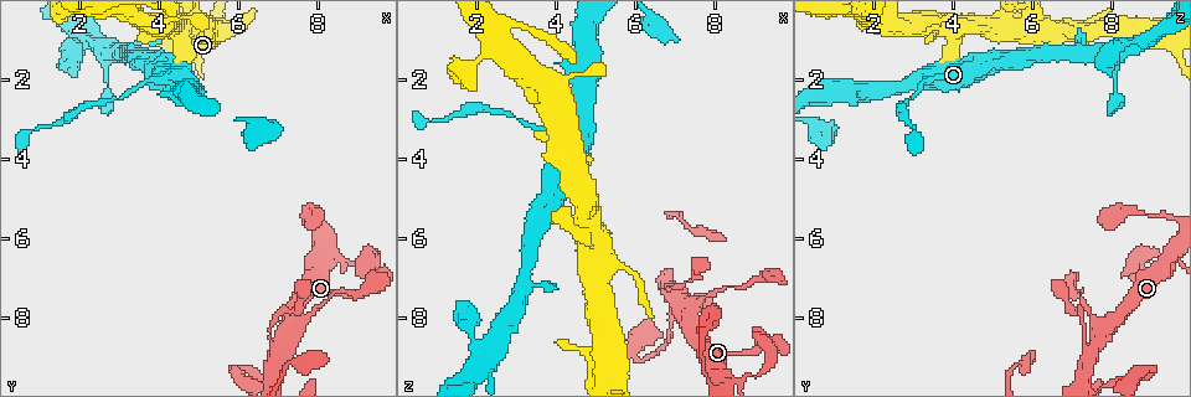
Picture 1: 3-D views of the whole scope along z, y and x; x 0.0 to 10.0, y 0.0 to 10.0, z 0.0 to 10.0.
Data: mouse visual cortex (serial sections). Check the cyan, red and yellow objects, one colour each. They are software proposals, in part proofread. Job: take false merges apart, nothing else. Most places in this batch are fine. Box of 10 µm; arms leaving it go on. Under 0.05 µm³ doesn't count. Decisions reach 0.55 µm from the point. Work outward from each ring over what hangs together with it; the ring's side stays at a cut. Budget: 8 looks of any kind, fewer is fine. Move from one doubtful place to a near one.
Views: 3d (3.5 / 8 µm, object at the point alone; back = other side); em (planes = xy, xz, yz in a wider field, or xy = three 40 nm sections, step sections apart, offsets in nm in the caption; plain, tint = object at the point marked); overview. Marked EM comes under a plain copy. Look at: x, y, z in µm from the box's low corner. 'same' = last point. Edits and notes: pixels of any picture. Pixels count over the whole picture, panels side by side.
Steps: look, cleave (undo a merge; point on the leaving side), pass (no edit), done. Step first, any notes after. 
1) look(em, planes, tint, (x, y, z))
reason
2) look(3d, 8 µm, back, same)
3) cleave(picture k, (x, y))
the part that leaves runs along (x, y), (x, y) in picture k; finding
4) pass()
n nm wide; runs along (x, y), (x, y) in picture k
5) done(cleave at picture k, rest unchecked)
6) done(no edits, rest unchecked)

look(3d, 3.5 µm, (9.35, 6.75, 8.65))
calibre changes

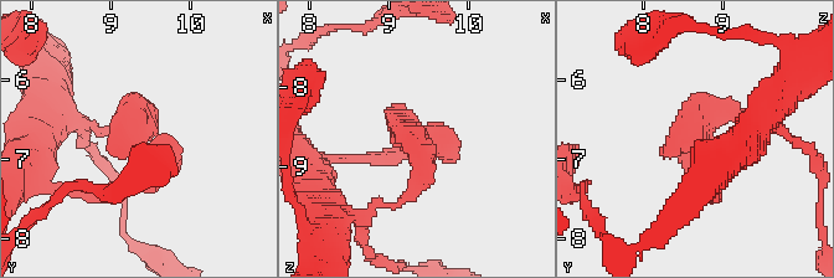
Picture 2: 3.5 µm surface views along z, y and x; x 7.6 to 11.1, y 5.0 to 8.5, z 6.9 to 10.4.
look(em, xy, step 5, tint, (9.35, 6.65, 8.70))

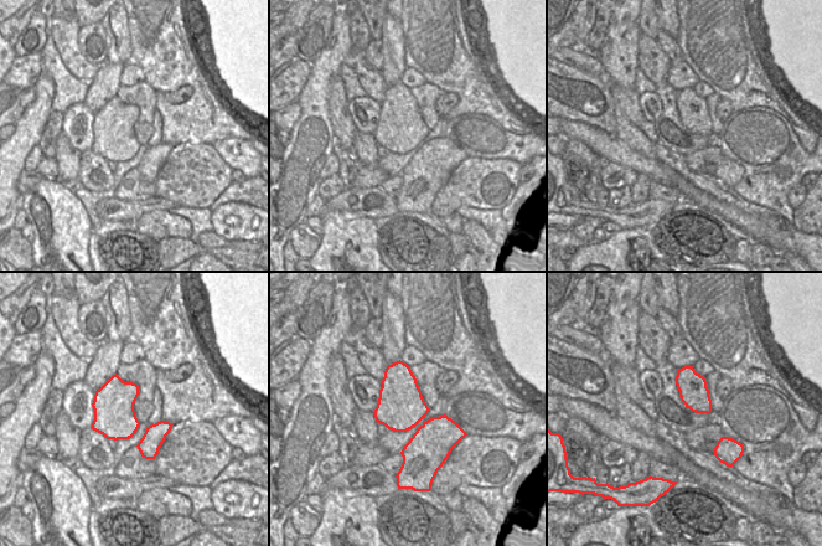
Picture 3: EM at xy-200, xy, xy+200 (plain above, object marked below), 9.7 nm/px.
pass()
runs along (711, 191), (695, 134), (734, 99) in picture 2; one cell here

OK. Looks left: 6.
look(3d, 3.5 µm, (6.95, 8.85, 7.40))

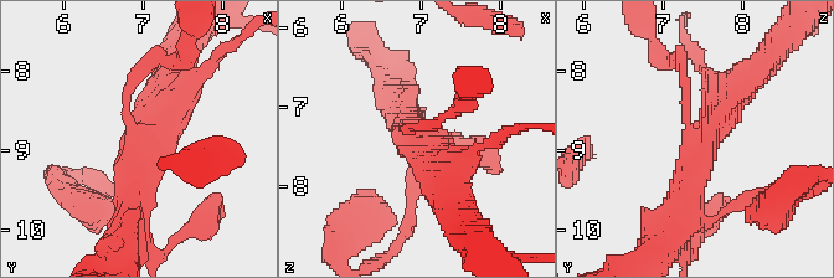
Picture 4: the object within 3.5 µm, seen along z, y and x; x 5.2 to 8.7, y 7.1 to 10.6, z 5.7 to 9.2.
look(em, planes, tint, (6.95, 8.80, 7.35))
3 arms; arms of 150, 450, 500 nm; need the tissue

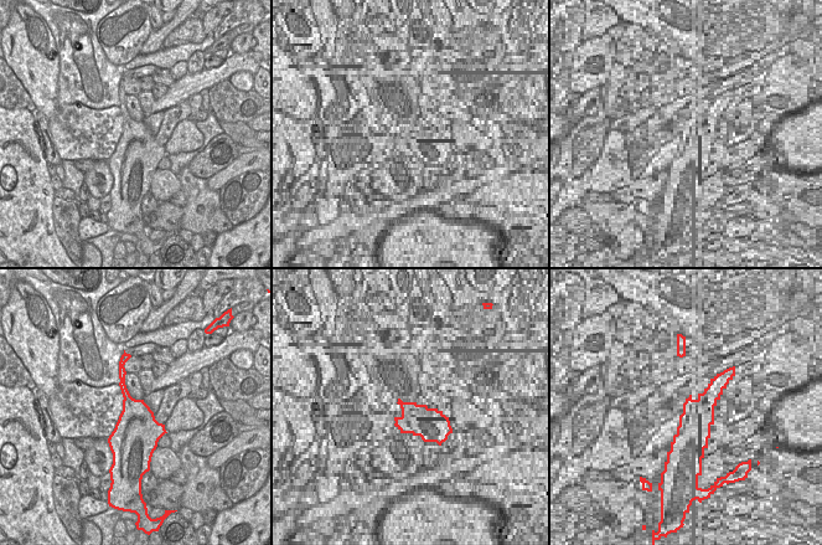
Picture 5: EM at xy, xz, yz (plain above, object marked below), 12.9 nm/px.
pass()
runs along (731, 97), (703, 147), (686, 121), (680, 62) in picture 4; all the same cell

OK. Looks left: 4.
look(3d, 8 µm, (2.20, 1.05, 8.85))
abrupt turn

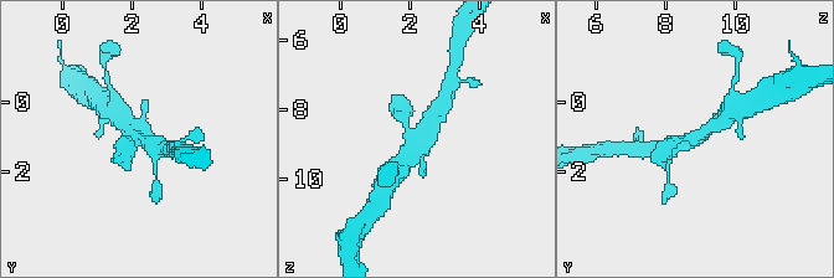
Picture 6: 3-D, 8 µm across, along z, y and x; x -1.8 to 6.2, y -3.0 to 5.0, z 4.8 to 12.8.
look(em, xy, step 5, tint, same)
4 arms; arms of 200, 200, 400, 450 nm

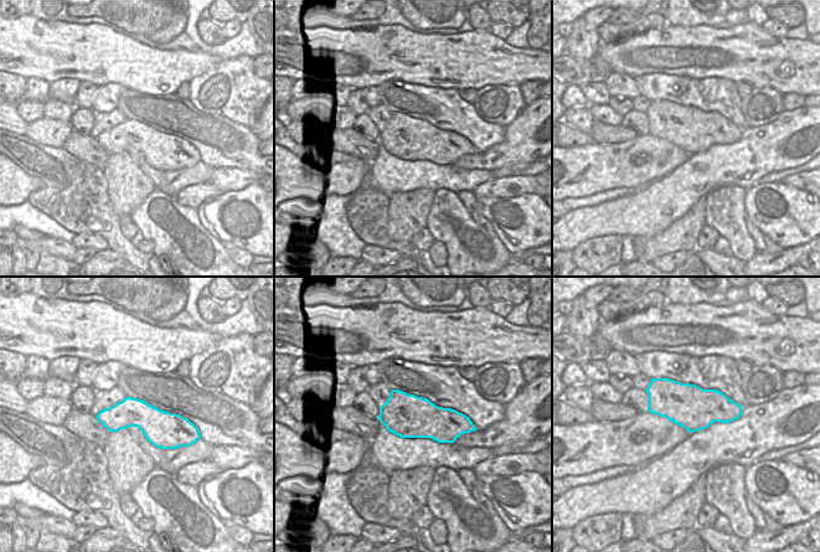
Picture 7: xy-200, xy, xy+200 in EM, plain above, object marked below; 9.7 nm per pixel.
pass()
runs along (436, 114), (407, 152), (402, 166) in picture 6; continuous, no second cell

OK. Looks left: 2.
look(em, xy, step 2, tint, (3.60, 2.05, 3.30))
sharp bend

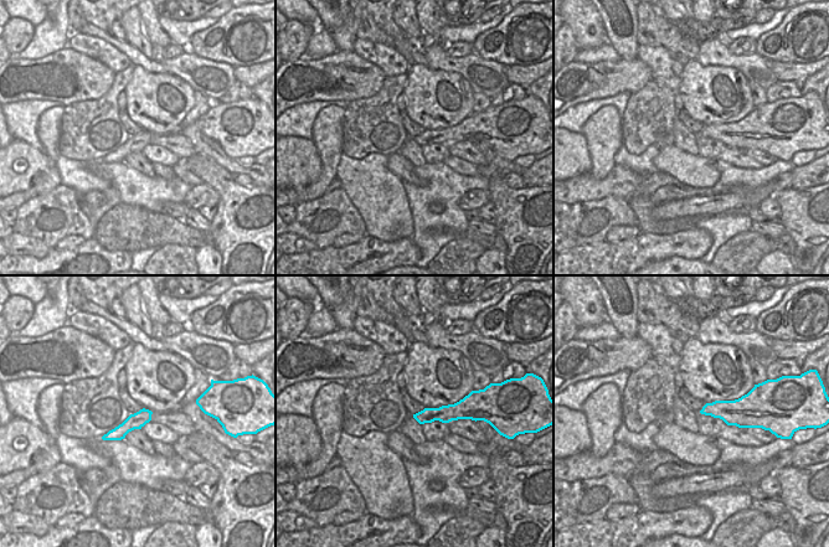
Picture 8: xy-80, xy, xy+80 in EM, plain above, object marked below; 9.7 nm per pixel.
look(3d, 3.5 µm, same)

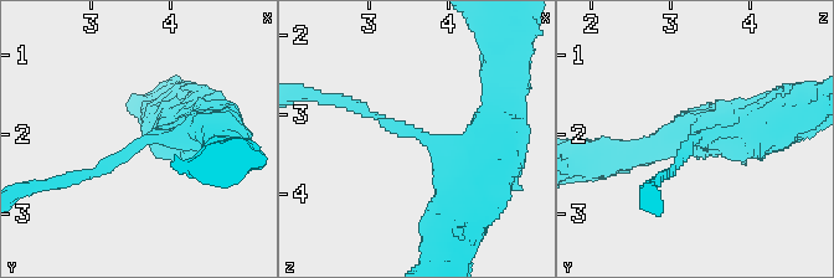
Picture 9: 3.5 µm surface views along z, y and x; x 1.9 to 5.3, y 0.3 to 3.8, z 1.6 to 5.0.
cleave(picture 9, (103, 169))
140 nm wide; the part that leaves runs along (137, 145), (94, 173), (34, 188) in picture 9; a second cell is stuck on

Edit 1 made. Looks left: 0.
done(cleave at picture 9, rest unchecked)

